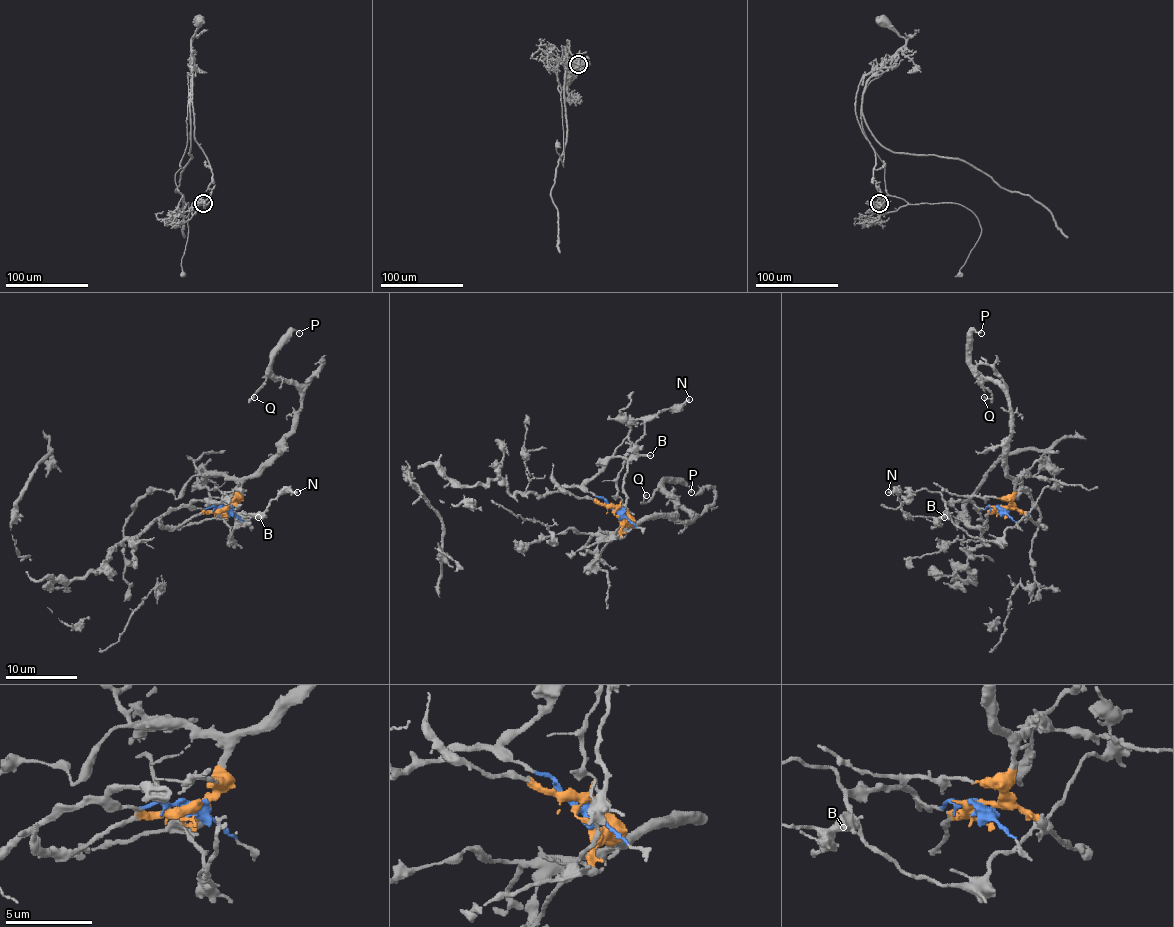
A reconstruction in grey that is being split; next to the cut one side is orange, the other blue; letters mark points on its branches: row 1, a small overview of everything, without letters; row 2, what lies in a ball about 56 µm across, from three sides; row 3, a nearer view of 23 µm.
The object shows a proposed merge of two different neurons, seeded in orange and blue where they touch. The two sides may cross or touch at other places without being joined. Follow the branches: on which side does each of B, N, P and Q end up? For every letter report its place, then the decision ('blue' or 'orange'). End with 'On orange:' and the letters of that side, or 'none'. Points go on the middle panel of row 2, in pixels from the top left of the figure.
B: place (650, 455); blue
N: place (689, 399); blue
P: place (691, 492); orange
Q: place (646, 495); orange
On orange: P, Q

